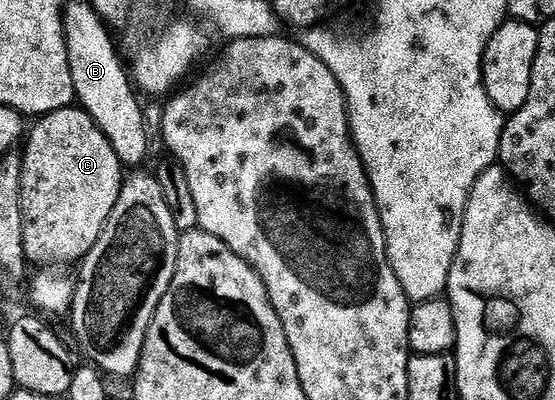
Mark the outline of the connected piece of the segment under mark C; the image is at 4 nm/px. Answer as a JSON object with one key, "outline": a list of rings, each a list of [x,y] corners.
{"outline":[[[71,106],[35,119],[22,152],[24,250],[31,265],[74,264],[96,246],[116,198],[124,165],[106,135],[81,107]]]}

